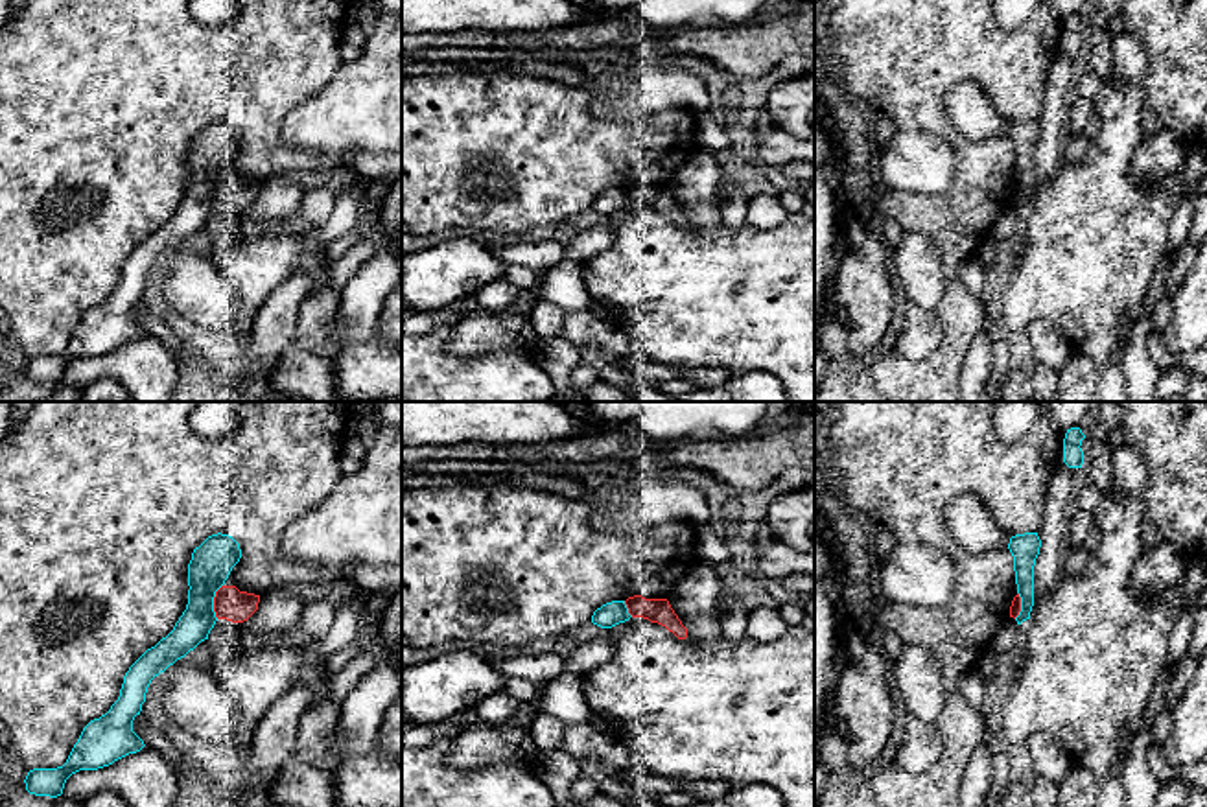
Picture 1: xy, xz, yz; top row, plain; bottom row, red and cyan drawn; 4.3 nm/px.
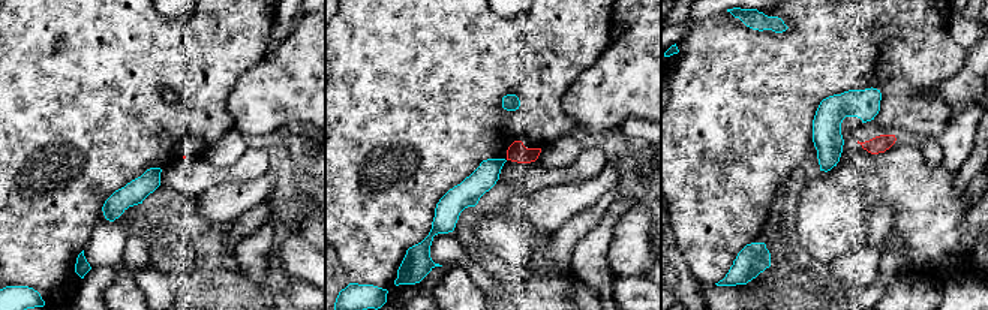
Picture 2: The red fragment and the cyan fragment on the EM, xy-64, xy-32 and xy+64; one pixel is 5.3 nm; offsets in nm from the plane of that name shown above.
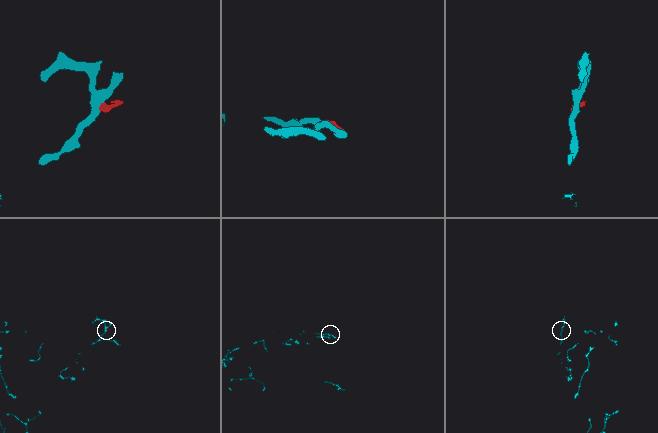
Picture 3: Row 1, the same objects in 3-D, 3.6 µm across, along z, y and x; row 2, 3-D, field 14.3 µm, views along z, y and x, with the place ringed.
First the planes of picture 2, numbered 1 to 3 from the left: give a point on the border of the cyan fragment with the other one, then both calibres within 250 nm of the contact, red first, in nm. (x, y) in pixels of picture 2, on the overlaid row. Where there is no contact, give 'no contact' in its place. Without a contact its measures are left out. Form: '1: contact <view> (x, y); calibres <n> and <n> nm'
1: no contact
2: no contact
3: no contact

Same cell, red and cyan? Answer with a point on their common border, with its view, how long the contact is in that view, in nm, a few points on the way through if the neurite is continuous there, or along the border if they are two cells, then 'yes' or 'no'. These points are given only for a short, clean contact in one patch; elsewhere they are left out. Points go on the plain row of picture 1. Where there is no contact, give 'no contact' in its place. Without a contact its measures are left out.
xy (214, 188) | 150 nm | no

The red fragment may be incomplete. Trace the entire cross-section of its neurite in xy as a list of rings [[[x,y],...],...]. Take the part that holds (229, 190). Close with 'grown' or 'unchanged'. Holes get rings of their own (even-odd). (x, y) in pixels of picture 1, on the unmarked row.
[[[221,173],[214,184],[217,206],[232,210],[247,208],[258,197],[260,182],[240,179],[236,173]]] | unchanged

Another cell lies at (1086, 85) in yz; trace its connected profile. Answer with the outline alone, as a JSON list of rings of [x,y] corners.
[[[1078,70],[1078,76],[1074,79],[1074,96],[1095,101],[1100,88],[1102,88],[1102,81],[1096,76]]]

